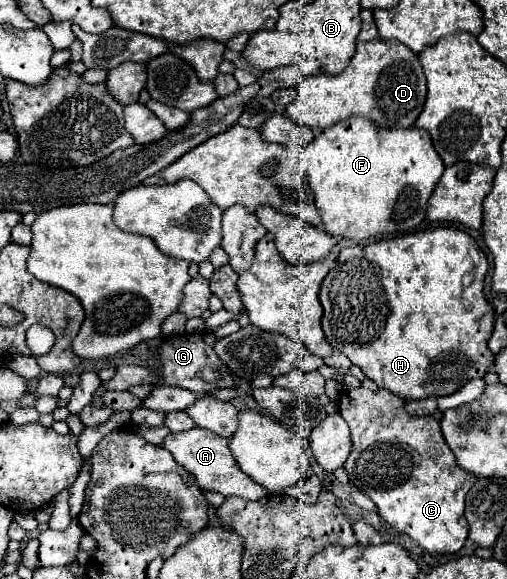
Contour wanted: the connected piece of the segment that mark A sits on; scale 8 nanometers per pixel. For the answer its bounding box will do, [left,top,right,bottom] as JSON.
[162,428,266,500]

